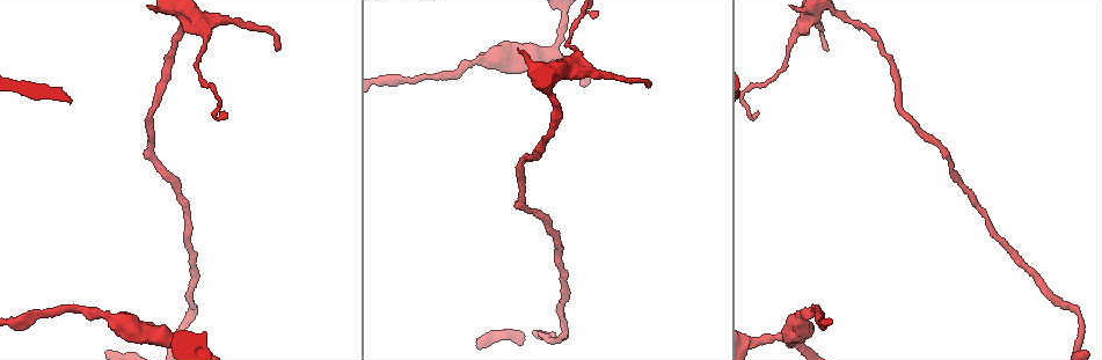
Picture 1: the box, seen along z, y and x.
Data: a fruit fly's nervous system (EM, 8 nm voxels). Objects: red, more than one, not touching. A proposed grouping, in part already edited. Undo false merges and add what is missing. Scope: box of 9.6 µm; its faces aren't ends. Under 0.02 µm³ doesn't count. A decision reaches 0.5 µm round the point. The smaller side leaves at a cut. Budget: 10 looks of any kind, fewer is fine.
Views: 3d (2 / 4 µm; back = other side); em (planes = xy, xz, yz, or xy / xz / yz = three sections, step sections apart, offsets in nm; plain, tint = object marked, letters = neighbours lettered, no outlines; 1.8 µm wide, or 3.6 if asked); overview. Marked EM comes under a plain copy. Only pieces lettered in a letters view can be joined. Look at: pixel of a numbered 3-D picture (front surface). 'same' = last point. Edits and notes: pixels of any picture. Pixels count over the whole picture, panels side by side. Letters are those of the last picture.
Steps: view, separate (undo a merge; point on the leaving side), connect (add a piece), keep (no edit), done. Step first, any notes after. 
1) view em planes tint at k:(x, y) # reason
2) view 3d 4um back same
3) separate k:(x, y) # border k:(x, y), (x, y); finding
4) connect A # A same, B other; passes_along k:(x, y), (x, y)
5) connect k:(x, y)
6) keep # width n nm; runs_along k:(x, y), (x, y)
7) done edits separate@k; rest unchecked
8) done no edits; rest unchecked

view em planes letters at 1:(226, 115) # tapers out

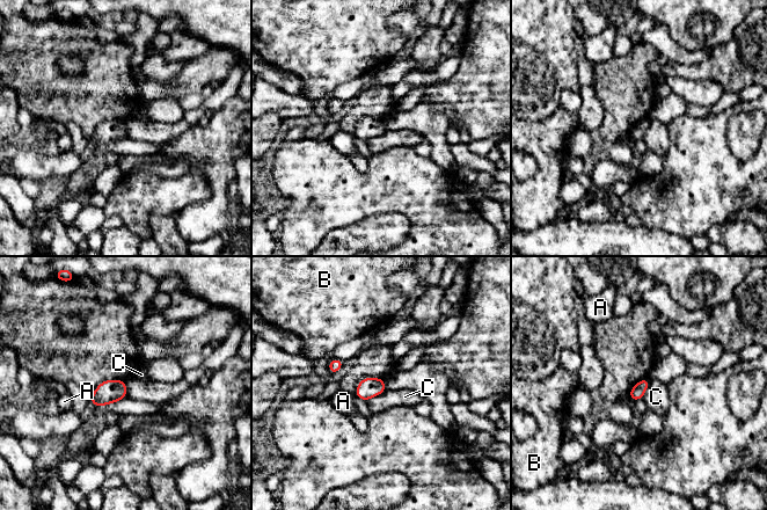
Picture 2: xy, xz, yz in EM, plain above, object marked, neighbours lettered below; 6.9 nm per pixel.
keep # longest_contact C 170 nm; A other, B other, C other; border 2:(386, 388), (366, 401); none of them fits

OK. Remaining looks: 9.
view 3d 2um back at 1:(819, 22) # calibre changes

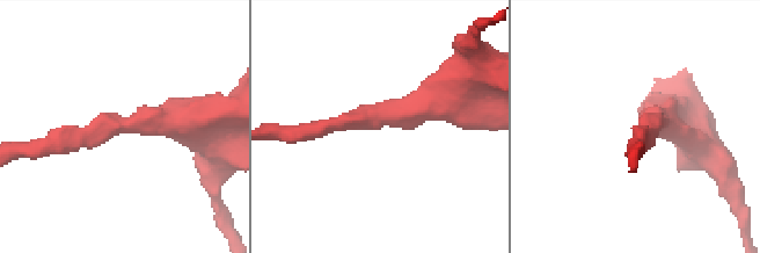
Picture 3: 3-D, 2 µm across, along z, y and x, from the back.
view em planes letters at 3:(650, 126)

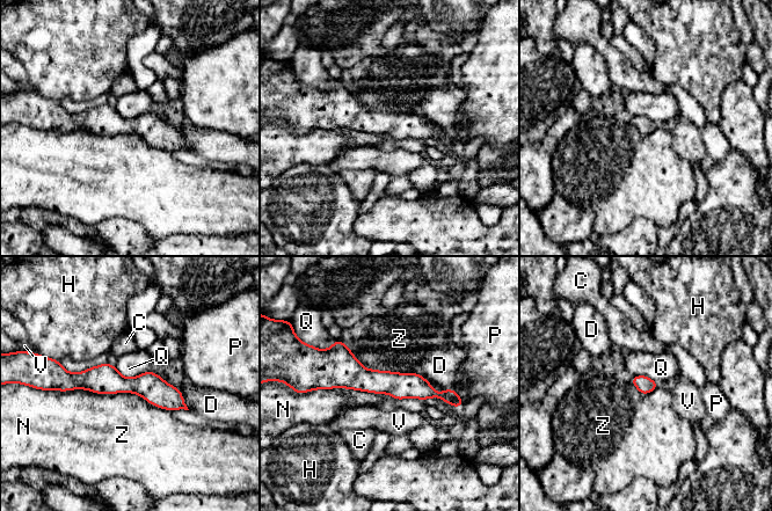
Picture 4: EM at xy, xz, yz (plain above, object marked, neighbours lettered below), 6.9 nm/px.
keep # width 120 nm; C other, D other, H other, N other, P other, Q other, V other, Z other; one neuron here

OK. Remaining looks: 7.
view 3d 4um at 1:(563, 335) # sharp bend

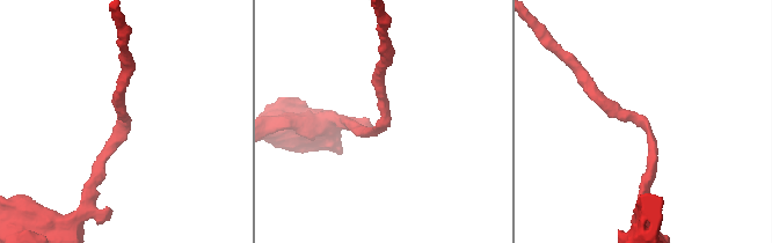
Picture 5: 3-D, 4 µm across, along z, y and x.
view em planes tint at 5:(119, 125) # shape alone is not enough

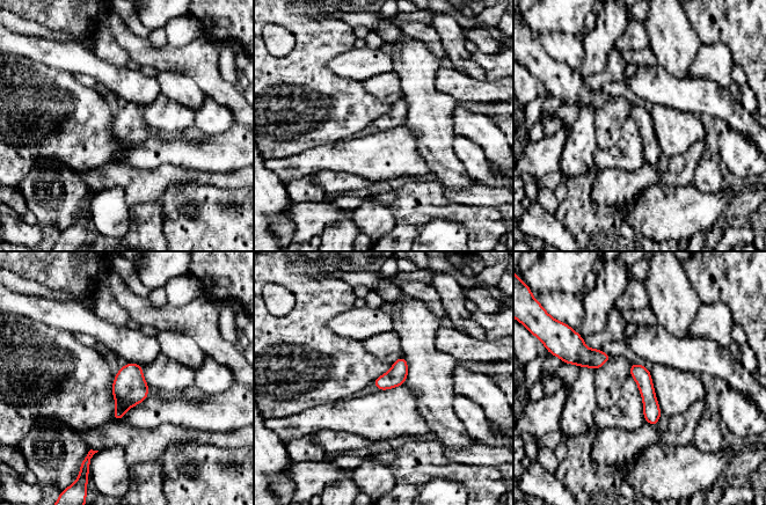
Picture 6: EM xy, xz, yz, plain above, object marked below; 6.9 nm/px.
view em planes letters same # what lies round it

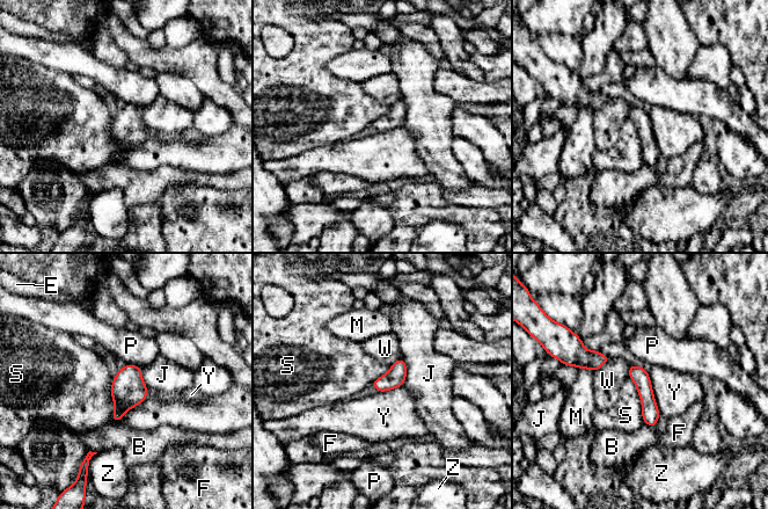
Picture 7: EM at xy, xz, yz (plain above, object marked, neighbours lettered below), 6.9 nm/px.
keep # width 120 nm; B other, E other, F other, J other, M other, P other, S other, W other, Y other, Z other; runs_along 7:(633, 368), (642, 380), (652, 423); all the same neuron

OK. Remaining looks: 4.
view em yz step 8 letters at 1:(547, 55) # three-way junction

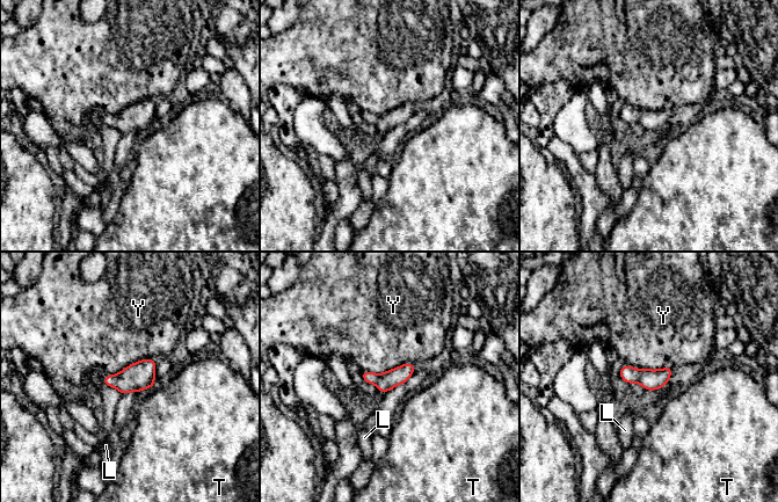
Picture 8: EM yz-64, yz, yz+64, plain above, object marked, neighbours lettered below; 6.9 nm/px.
keep # L other, T other, Y other; border 8:(155, 361), (142, 358), (102, 378); one neuron here

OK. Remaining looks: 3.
done no edits; rest unchecked

